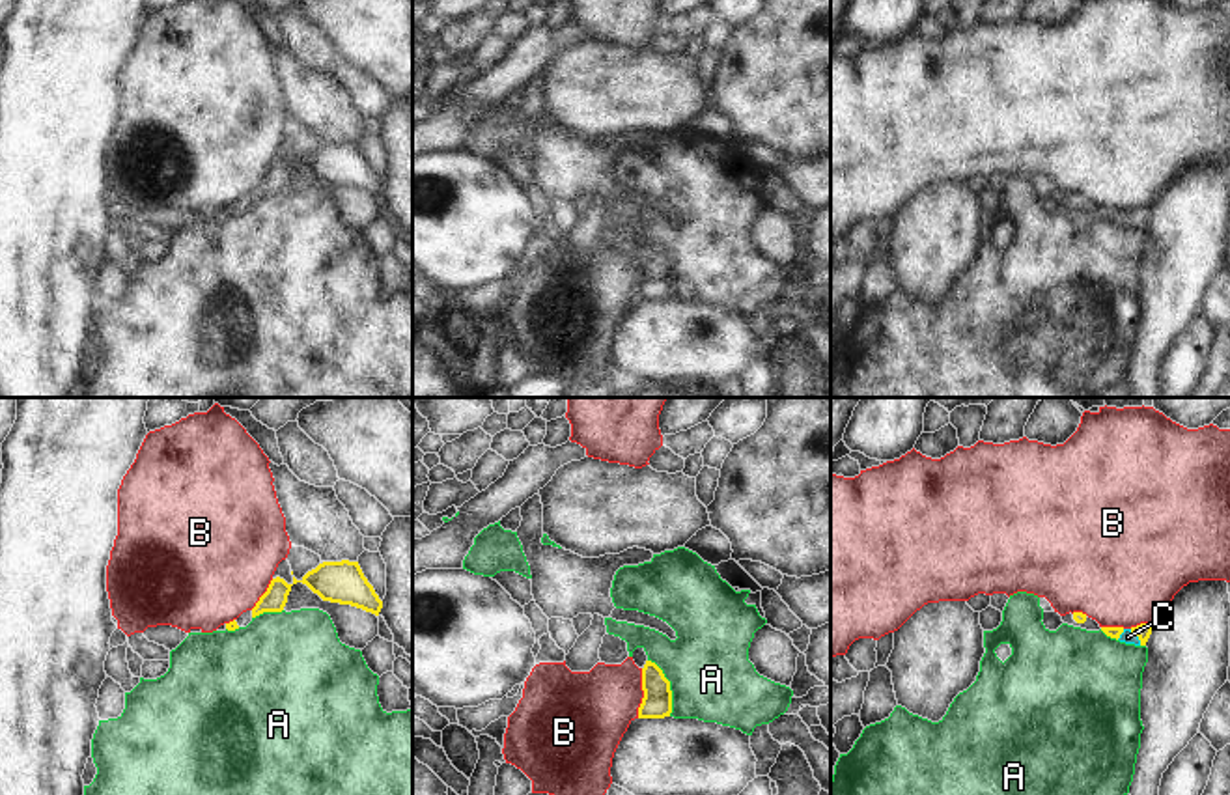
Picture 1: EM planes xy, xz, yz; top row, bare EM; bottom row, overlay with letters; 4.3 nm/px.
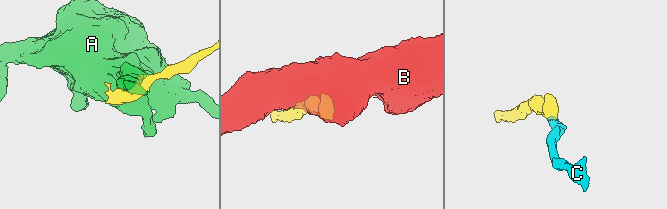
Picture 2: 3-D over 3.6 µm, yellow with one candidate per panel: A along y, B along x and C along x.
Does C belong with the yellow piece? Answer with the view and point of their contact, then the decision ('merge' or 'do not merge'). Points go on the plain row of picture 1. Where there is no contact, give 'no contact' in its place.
yz (1137, 217) | merge

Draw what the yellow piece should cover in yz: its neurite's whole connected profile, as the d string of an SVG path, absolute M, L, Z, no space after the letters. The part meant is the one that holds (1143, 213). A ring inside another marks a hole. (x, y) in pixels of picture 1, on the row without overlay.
M1140 205L1137 209L1131 211L1124 211L1124 209L1101 209L1101 213L1111 218L1116 220L1120 224L1125 226L1135 226L1135 228L1146 228L1150 216L1152 216L1152 205Z

